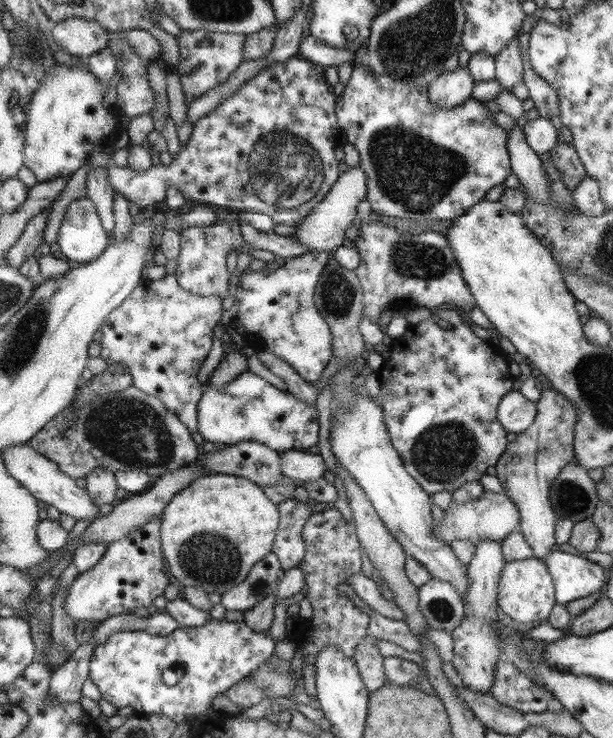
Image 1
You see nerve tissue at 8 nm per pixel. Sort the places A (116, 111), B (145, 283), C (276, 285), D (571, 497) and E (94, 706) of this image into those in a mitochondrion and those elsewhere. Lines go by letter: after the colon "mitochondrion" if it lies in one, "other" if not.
A: other
B: other
C: other
D: mitochondrion
E: other

